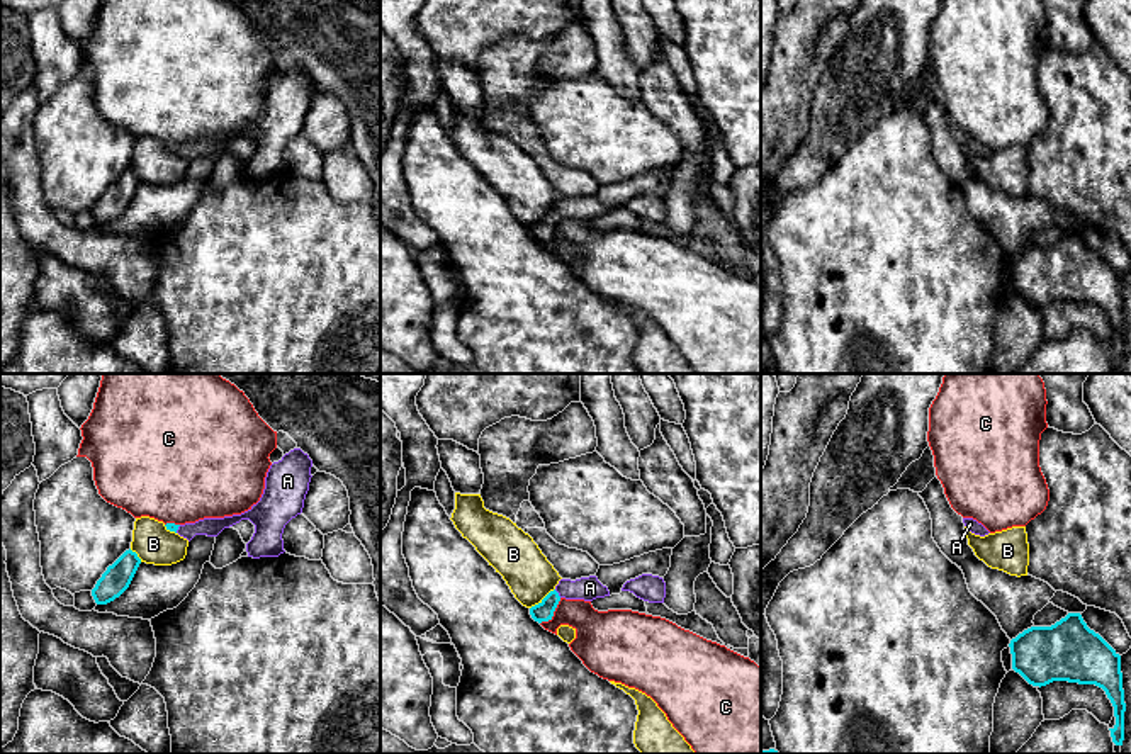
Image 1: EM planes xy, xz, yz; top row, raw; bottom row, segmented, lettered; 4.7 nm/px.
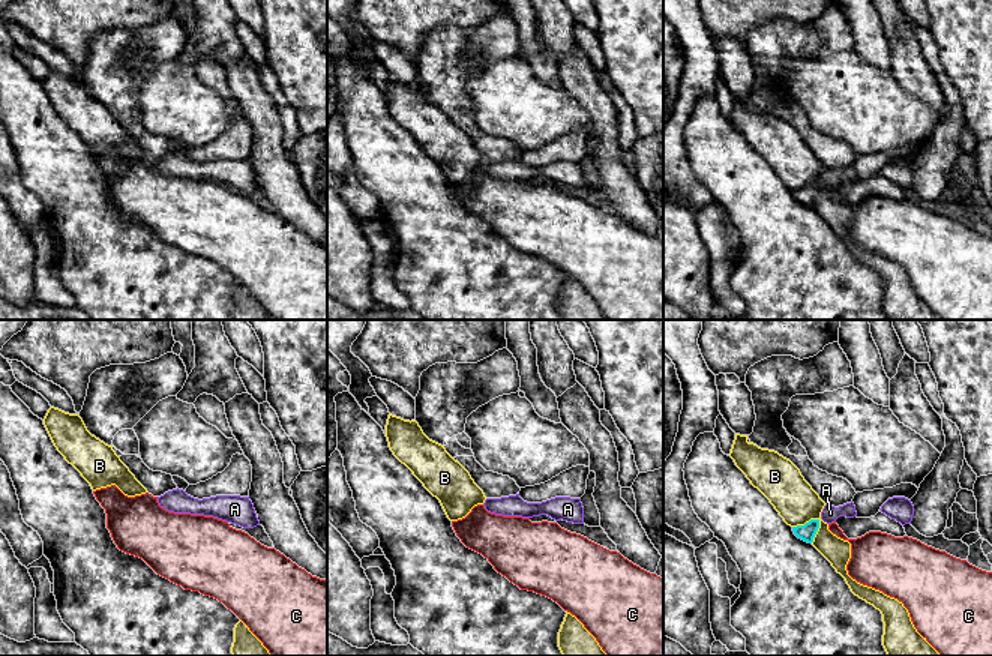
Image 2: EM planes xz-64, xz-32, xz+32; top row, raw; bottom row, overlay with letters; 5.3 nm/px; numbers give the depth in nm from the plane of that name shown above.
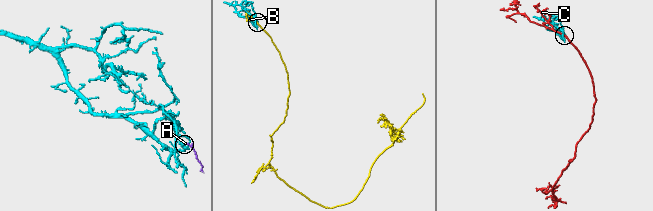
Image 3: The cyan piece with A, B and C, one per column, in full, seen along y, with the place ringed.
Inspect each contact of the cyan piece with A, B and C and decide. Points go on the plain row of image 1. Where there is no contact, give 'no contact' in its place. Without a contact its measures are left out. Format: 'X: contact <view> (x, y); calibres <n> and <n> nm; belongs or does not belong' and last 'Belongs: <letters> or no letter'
A: contact xz (557, 213); calibres 90 and 110 nm; belongs
B: contact xz (544, 218); calibres 90 and 220 nm; does not belong
C: contact xz (552, 233); calibres 90 and 240 nm; does not belong
Belongs: A

